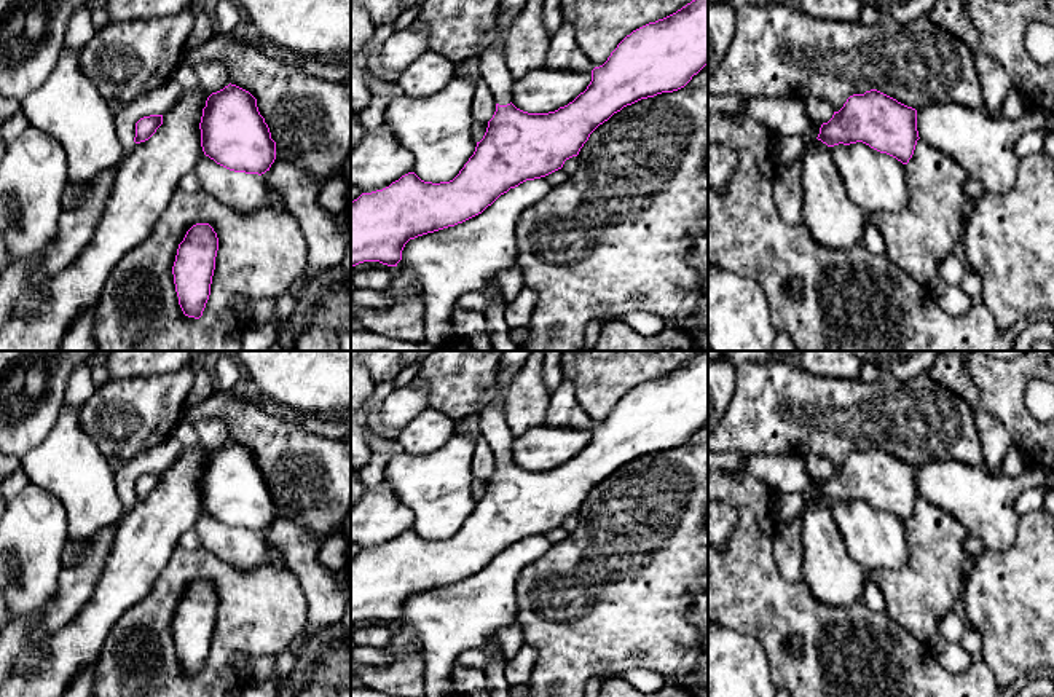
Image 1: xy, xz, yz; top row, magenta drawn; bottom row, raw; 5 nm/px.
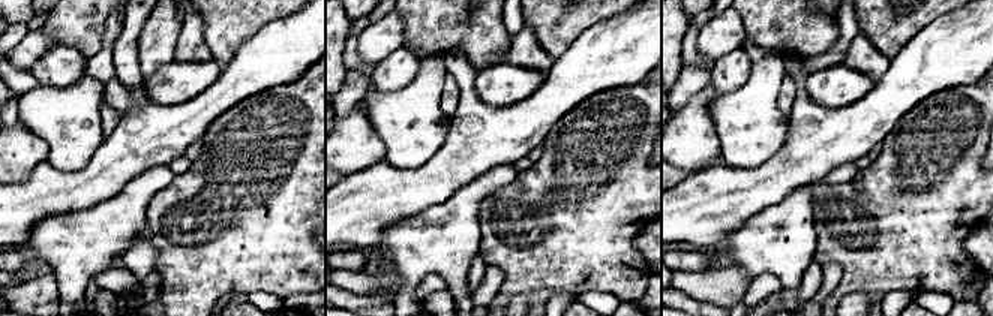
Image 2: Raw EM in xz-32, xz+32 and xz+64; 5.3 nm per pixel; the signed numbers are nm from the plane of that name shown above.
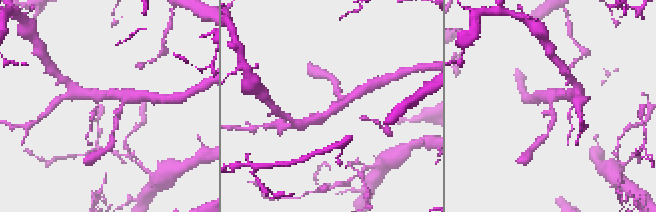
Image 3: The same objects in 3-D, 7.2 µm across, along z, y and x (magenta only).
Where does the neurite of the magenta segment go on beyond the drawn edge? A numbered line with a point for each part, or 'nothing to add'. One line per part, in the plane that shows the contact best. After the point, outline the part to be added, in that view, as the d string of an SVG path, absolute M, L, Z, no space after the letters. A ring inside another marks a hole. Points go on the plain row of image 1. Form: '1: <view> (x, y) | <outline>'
1: xz (493, 426) | M502 351L501 368L498 375L496 397L480 410L480 434L488 442L496 461L507 463L512 459L513 434L504 413L504 392L512 378L525 365L531 351Z

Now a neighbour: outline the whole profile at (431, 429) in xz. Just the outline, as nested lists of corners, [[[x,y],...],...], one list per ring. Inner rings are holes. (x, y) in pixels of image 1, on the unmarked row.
[[[426,408],[399,429],[397,442],[411,455],[432,453],[453,435],[456,423],[435,408]]]

